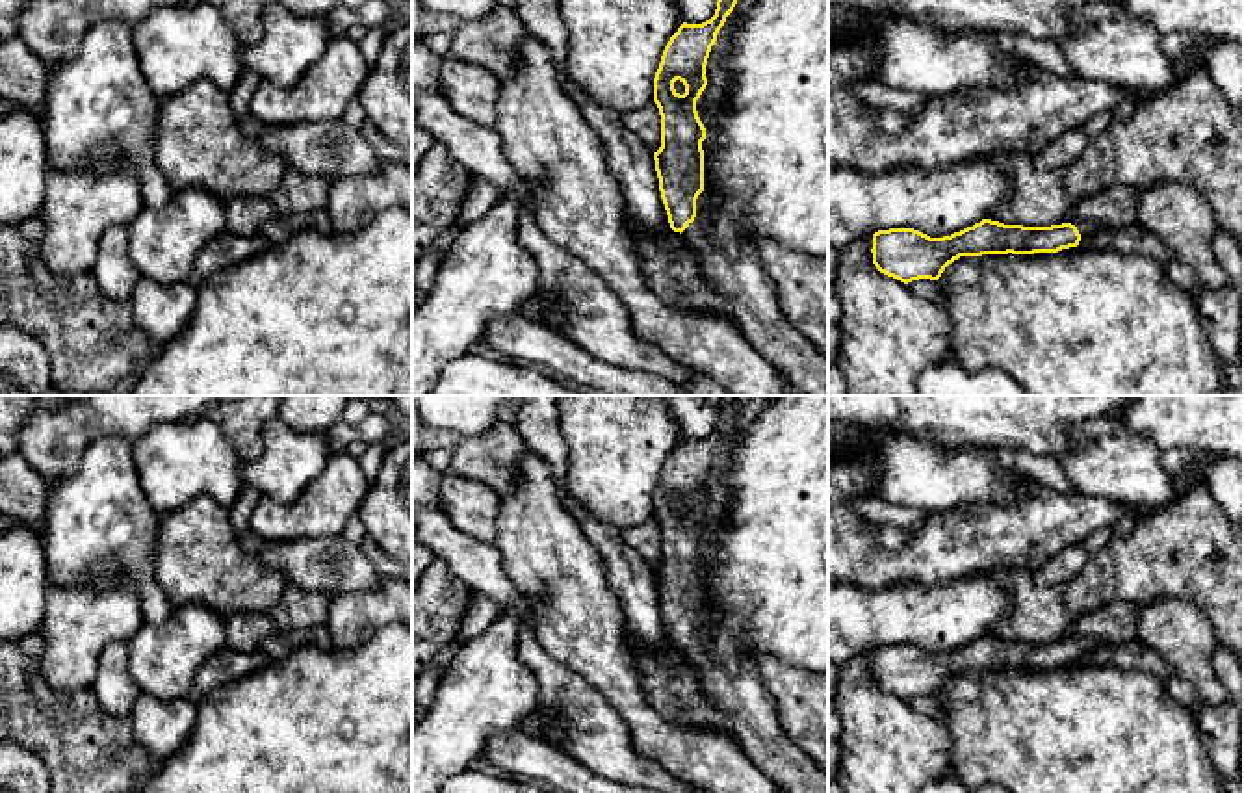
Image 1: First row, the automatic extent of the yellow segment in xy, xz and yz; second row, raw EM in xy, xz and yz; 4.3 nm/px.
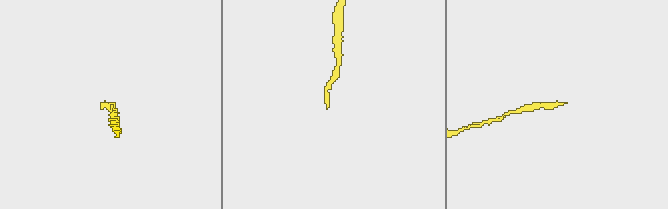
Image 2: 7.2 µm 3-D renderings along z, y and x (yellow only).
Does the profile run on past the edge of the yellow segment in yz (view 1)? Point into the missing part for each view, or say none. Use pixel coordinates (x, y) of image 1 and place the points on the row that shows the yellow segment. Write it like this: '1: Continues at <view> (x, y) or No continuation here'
1: Continues at yz (1085, 229)

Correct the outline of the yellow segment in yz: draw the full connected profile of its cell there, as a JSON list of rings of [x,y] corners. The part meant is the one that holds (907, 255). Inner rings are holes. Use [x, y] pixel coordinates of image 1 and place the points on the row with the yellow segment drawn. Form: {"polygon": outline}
{"polygon": [[[982,219],[943,238],[914,228],[878,230],[873,234],[871,253],[880,273],[908,284],[919,279],[938,280],[960,256],[1058,253],[1095,232],[1095,223],[1023,227]]]}

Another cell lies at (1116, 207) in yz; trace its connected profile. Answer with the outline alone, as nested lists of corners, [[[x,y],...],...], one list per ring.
[[[1114,186],[1082,197],[1064,223],[1095,223],[1099,230],[1134,225],[1138,191],[1131,186]]]

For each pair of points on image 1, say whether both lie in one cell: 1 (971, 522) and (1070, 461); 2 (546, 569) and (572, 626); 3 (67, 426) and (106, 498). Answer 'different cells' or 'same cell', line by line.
1: different cells
2: same cell
3: different cells

